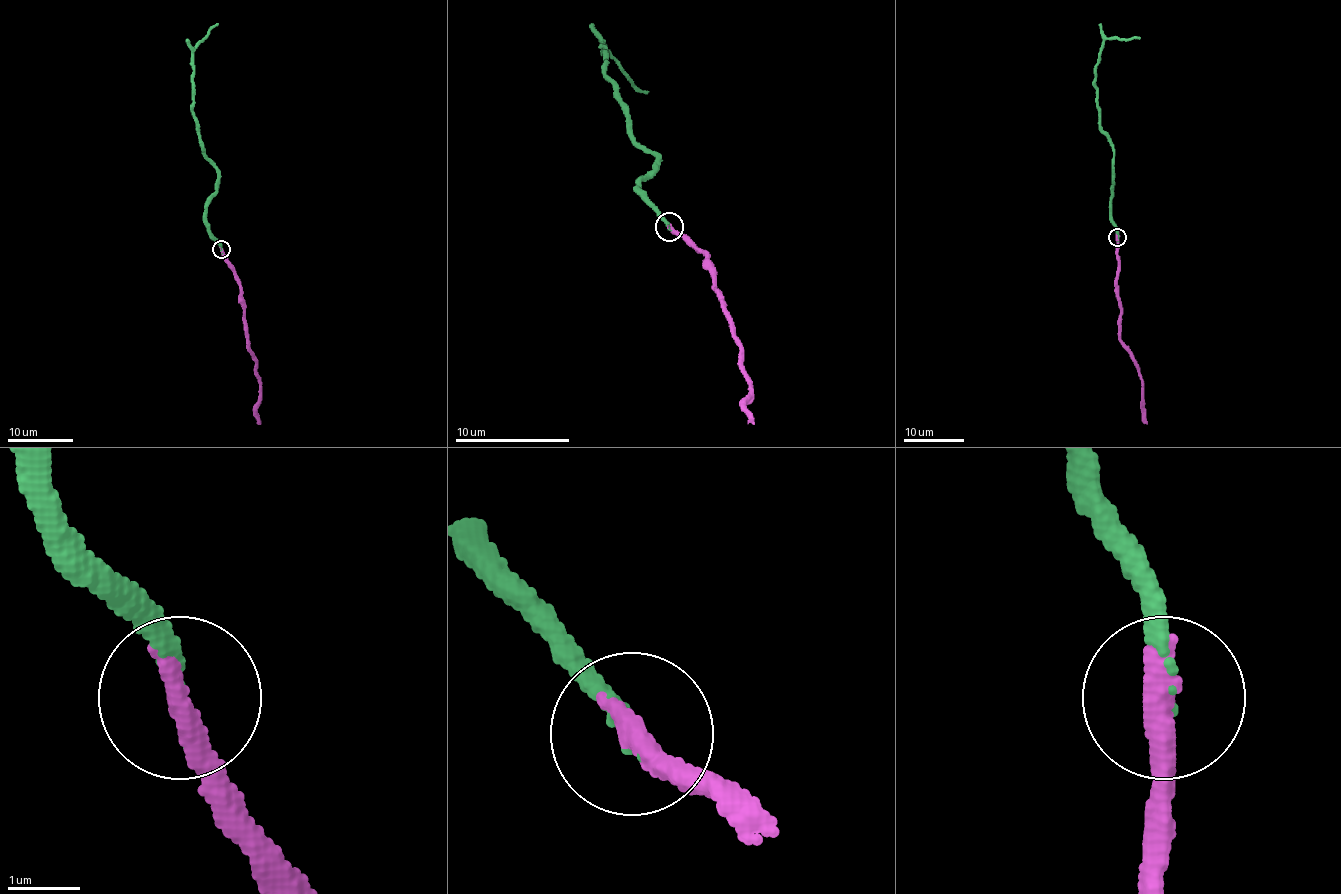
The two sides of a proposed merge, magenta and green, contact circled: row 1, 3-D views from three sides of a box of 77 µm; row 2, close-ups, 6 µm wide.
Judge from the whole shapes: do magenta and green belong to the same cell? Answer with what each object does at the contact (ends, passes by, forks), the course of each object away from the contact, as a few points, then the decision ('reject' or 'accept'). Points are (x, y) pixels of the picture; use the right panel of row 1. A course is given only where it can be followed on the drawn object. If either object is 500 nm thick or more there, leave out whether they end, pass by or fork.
magenta ends | green ends | magenta via (1117, 237), (1120, 341), (1141, 381), (1142, 418), (1147, 422) | green via (1119, 237), (1111, 215), (1114, 155), (1109, 136), (1100, 125), (1094, 79), (1098, 53), (1106, 39), (1139, 38) | accept

